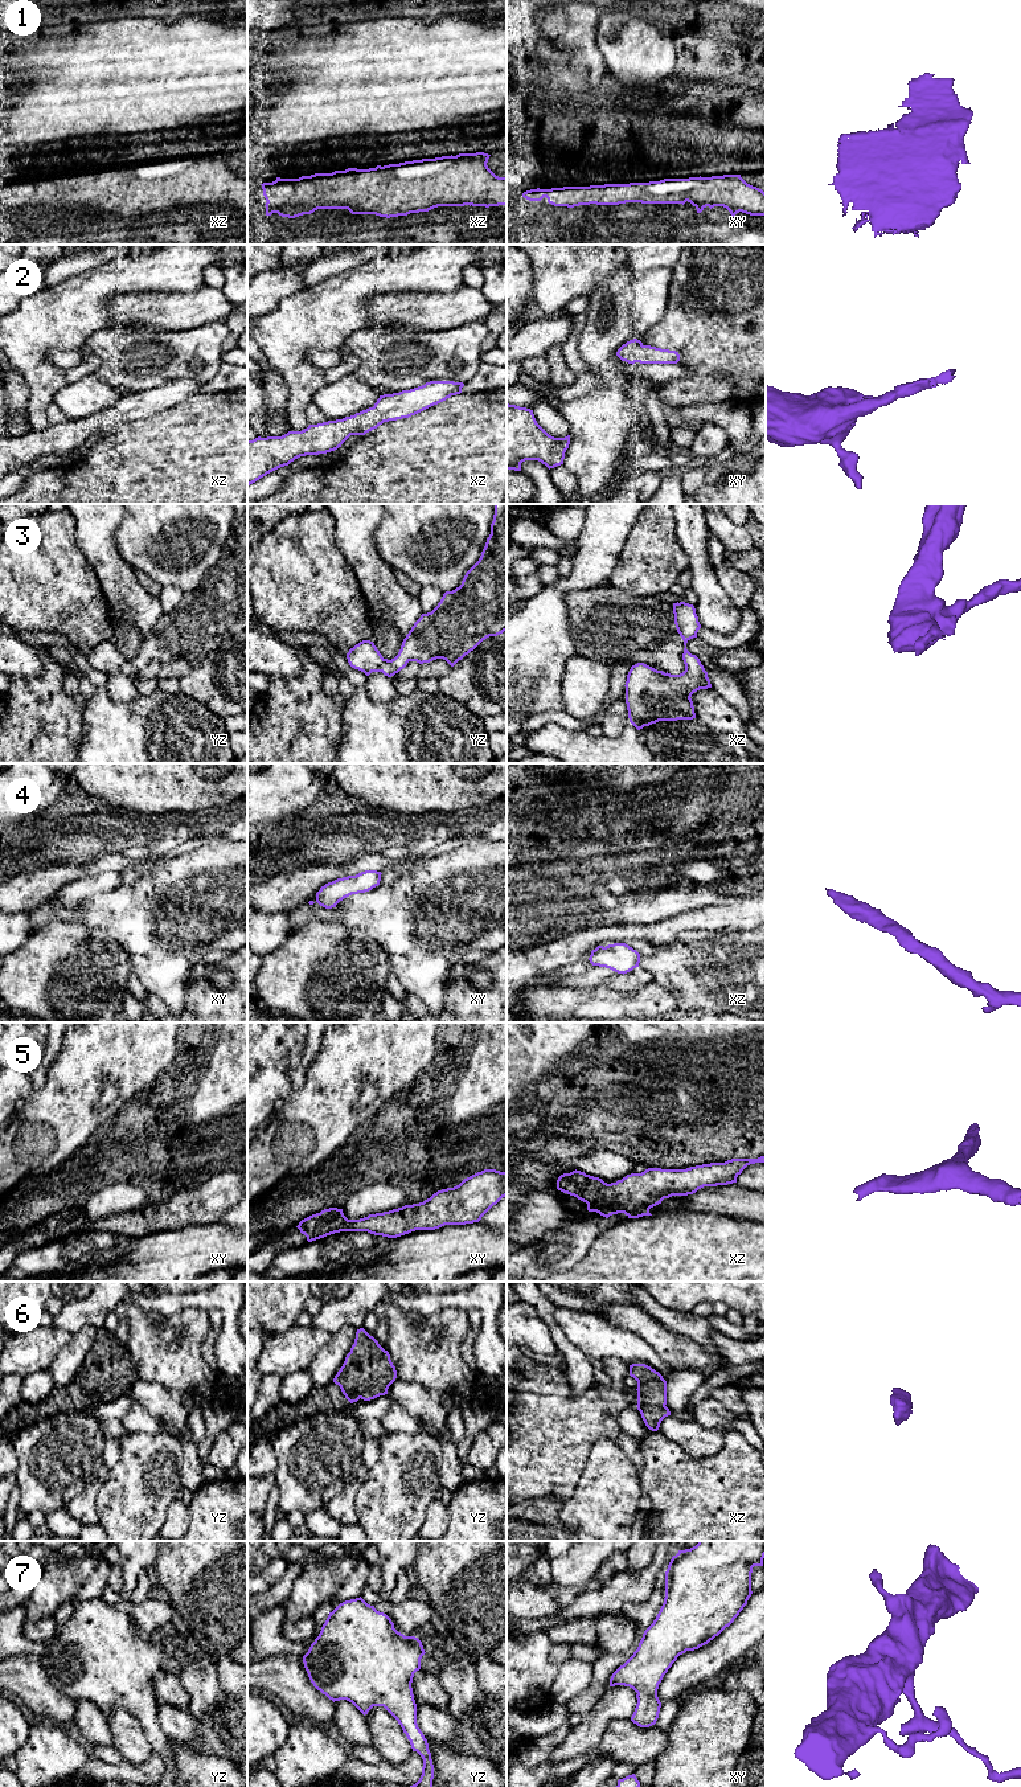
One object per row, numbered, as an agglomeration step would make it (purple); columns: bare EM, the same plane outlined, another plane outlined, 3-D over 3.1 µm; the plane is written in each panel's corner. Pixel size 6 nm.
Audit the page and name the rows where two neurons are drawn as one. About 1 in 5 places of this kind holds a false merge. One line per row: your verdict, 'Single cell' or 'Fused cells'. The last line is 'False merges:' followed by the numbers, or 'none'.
1: Single cell
2: Single cell
3: Single cell
4: Single cell
5: Single cell
6: Single cell
7: Single cell
False merges: none

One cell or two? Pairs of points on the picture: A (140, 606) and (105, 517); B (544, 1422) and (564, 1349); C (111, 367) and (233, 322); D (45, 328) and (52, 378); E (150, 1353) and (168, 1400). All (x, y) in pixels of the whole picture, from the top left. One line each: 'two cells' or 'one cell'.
A: one cell
B: two cells
C: two cells
D: one cell
E: two cells

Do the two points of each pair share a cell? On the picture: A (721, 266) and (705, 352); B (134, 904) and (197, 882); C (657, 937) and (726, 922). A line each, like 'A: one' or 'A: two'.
A: one
B: one
C: one

